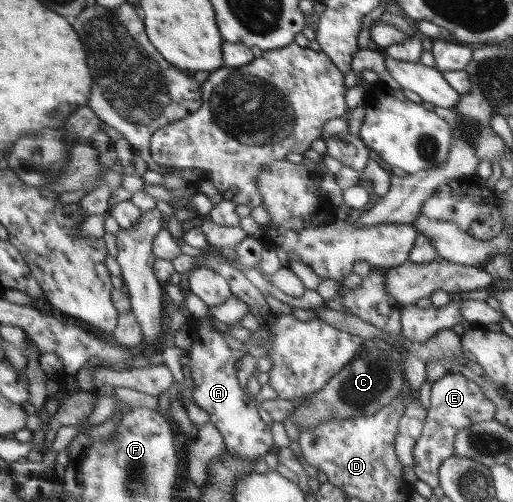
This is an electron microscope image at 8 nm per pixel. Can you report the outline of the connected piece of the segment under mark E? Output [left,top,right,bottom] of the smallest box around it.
[412,372,496,486]

